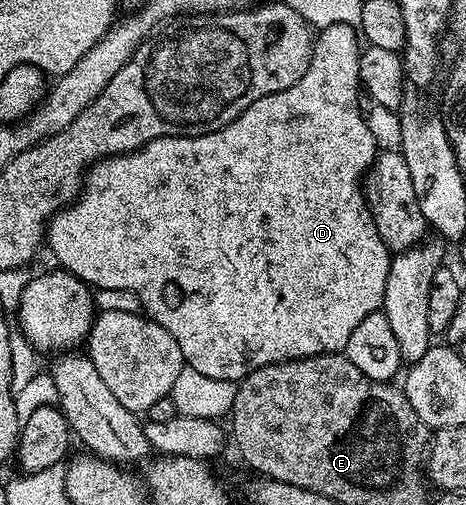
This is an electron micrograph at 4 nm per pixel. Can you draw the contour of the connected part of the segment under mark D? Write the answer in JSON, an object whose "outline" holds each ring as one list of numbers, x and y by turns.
{"outline":[[343,23,331,24,328,27,320,29,317,37,314,39,311,47,311,59,309,60,309,68,305,72,305,76,301,76,301,80,297,80,297,84,293,84,293,88,285,88,281,92,273,92,269,96,261,96,261,100,257,100,253,104,249,104,245,108,245,112,241,112,241,116,237,116,227,126,223,126,219,130,214,130,208,134,201,136,193,136,185,138,183,136,173,136,172,138,155,138,149,144,145,144,140,150,133,150,129,154,115,154,111,158,103,158,100,162,96,162,94,166,88,169,84,179,83,188,79,191,78,198,69,206,63,207,51,219,46,231,45,242,55,253,55,258,60,267,67,273,77,276,81,281,86,282,88,286,99,290,135,290,135,294,139,297,139,302,144,306,146,317,152,322,161,324,161,328,165,328,165,332,169,332,169,336,173,336,173,340,177,340,177,348,181,348,184,363,190,369,201,372,201,376,213,376,217,380,229,380,238,383,247,377,252,370,268,366,269,364,277,364,278,362,289,362,292,358,312,358,315,354,338,354,346,351,349,344,349,336,353,336,353,328,357,328,357,324,361,324,361,320,365,320,365,316,369,316,374,310,380,309,383,305,383,297,385,296,385,288,387,287,387,277,389,276,389,268,391,267,392,251,381,240,381,236,377,232,377,228,373,224,373,216,371,210,367,206,367,195,363,192,363,183,367,169,375,162,377,147,375,147,375,138,371,135,371,130,367,127,365,119,359,115,359,94,361,98,361,87,359,85,359,55,361,53,361,38,357,30,352,26,346,26]]}

